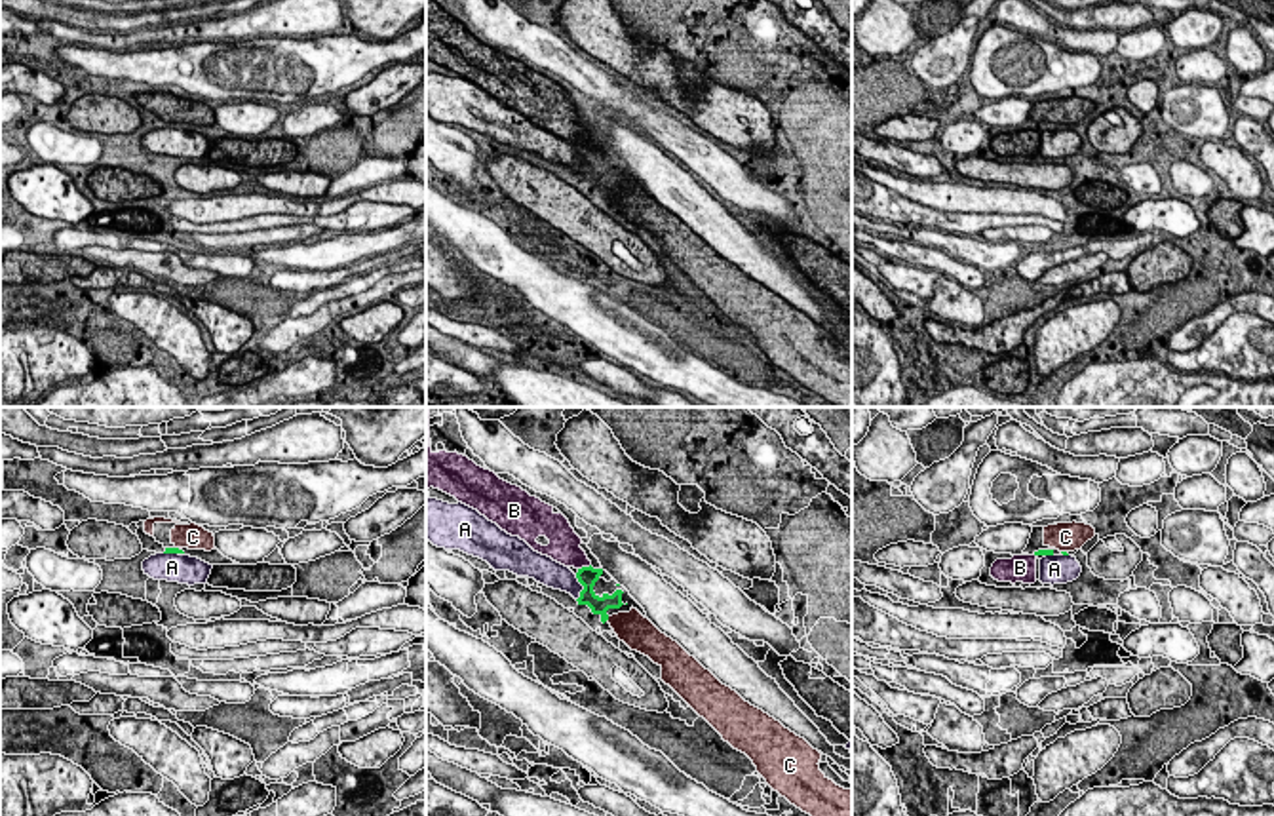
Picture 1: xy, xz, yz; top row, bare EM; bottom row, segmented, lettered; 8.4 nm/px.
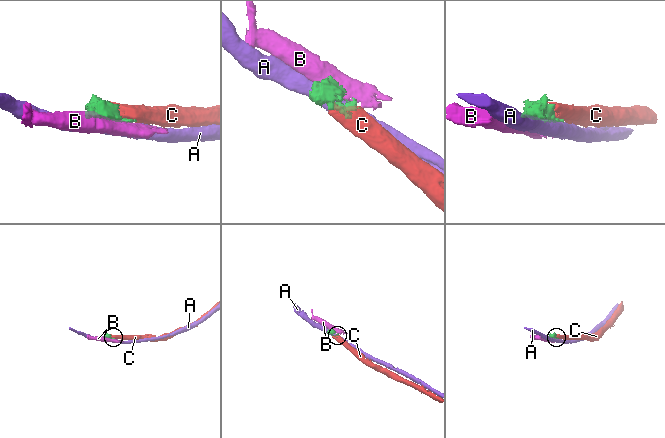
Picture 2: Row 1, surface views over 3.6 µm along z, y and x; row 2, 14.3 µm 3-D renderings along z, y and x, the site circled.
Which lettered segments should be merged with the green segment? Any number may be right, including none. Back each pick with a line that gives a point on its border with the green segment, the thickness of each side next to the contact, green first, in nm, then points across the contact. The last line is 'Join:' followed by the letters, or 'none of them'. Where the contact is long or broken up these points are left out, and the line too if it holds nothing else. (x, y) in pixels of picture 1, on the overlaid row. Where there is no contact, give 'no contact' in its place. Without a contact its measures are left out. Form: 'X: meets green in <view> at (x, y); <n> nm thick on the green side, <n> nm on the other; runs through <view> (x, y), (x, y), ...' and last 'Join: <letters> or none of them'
C: meets green in xz at (607, 619); 160 nm thick on the green side, 280 nm on the other
Join: C

